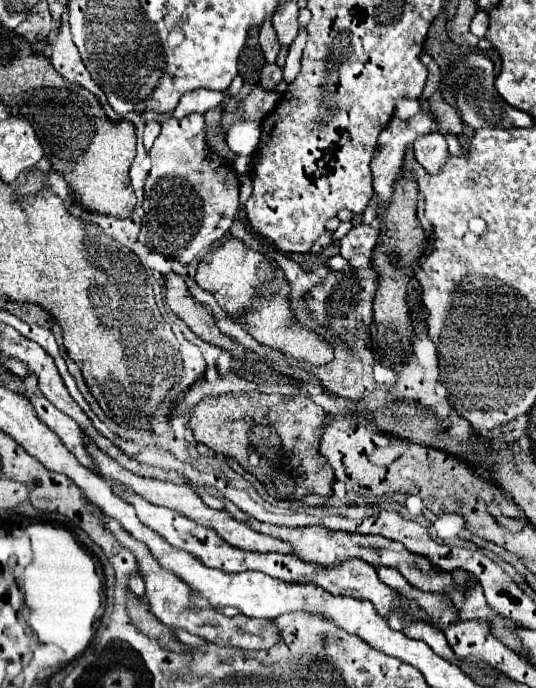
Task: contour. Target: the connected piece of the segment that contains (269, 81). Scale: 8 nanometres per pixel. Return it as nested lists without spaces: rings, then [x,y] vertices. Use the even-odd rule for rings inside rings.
[[[265,64],[261,70],[263,88],[275,88],[279,82],[283,82],[283,68],[277,64]]]

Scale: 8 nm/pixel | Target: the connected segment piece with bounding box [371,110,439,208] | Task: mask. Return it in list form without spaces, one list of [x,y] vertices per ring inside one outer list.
[[[421,110],[419,114],[415,114],[413,118],[409,120],[401,120],[397,116],[391,118],[389,126],[381,132],[381,138],[379,138],[379,150],[377,150],[377,158],[373,160],[373,188],[379,196],[379,208],[383,204],[387,204],[387,200],[391,198],[391,190],[393,190],[393,182],[399,174],[399,168],[401,168],[401,162],[403,162],[403,156],[405,156],[405,150],[409,144],[413,144],[419,136],[423,134],[431,134],[431,132],[437,132],[439,126],[437,126],[437,120],[435,116],[429,112],[429,110]]]

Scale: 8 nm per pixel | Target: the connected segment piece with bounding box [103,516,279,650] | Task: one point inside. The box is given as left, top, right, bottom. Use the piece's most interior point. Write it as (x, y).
(169, 598)

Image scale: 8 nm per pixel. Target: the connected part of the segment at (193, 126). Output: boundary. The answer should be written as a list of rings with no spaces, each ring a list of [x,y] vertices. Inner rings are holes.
[[[195,112],[181,119],[170,117],[161,126],[163,130],[149,150],[153,166],[145,182],[145,218],[141,234],[149,234],[149,242],[145,244],[147,248],[159,252],[169,260],[179,260],[183,266],[187,266],[201,250],[219,240],[231,228],[239,208],[239,182],[237,174],[233,174],[233,166],[231,170],[221,170],[227,168],[227,160],[223,160],[209,148],[203,114]]]

